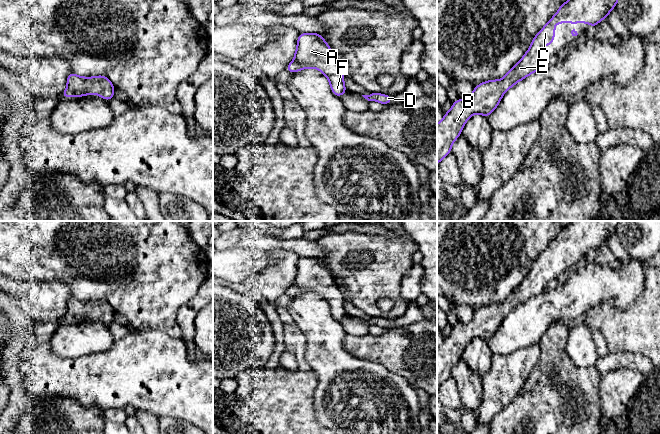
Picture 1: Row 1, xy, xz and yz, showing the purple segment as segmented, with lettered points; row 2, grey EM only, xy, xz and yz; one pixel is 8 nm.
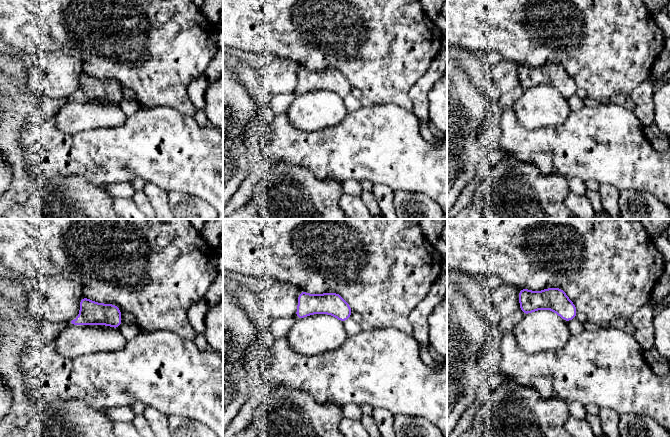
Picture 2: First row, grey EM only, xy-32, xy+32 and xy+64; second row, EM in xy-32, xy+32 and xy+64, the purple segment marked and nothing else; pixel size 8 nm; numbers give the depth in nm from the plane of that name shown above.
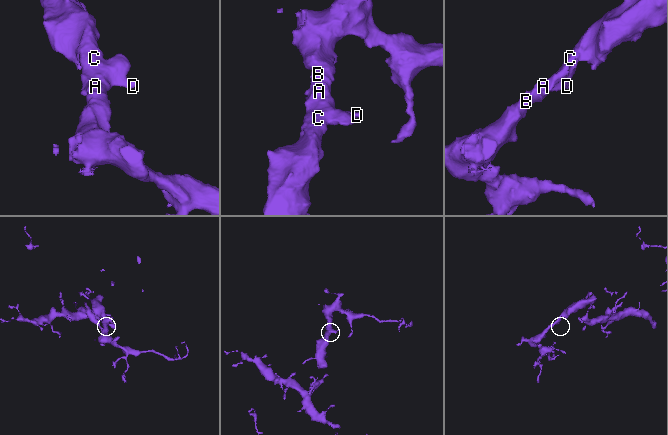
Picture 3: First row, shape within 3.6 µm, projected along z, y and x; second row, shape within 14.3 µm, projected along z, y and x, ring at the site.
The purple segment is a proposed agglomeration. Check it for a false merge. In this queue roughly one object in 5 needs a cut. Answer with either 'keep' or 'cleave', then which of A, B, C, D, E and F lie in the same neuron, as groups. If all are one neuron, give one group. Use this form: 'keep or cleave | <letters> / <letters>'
keep | A B C D E F

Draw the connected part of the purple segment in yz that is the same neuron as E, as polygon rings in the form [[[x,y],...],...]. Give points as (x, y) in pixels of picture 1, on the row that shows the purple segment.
[[[568,0],[562,3],[558,12],[535,35],[528,51],[500,80],[484,81],[473,89],[467,100],[458,98],[451,109],[437,124],[437,165],[452,152],[453,142],[461,135],[467,120],[478,113],[485,117],[496,109],[504,93],[530,74],[544,68],[543,46],[552,45],[556,23],[589,23],[592,29],[610,11],[618,0]]]

